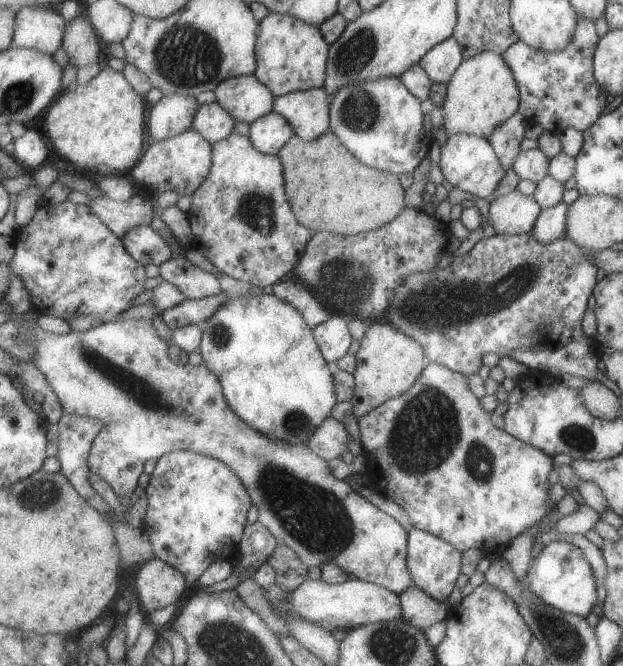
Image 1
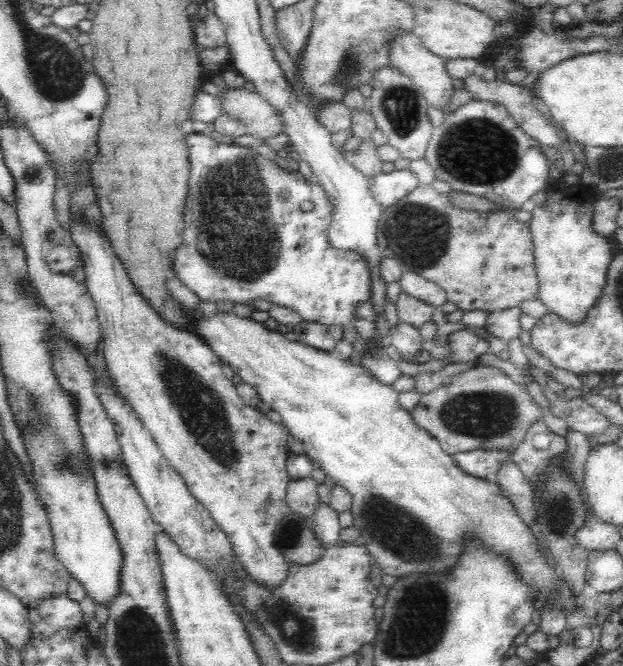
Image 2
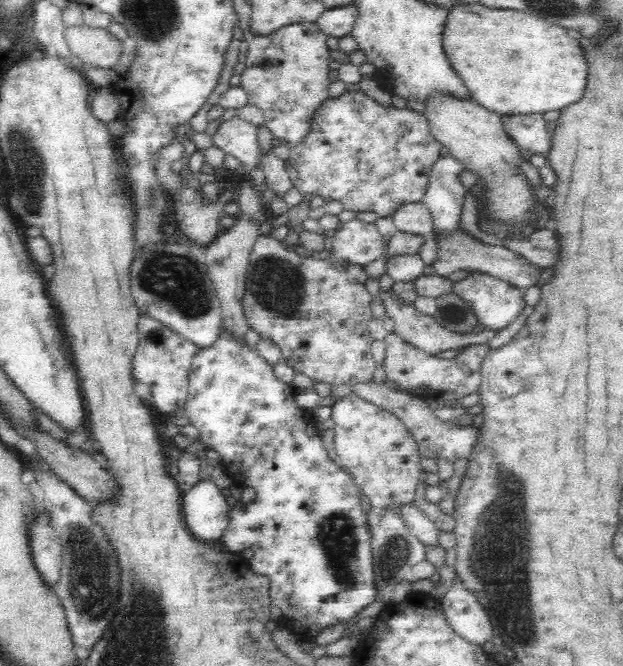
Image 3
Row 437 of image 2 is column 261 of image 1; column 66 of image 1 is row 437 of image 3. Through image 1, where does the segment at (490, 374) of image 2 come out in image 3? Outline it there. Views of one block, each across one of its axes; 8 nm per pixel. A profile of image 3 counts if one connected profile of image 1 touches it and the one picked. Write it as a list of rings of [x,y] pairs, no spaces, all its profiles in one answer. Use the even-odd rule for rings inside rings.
[[[348,394],[334,400],[331,410],[331,422],[335,431],[335,449],[341,466],[348,472],[357,484],[359,492],[370,500],[374,510],[382,511],[388,504],[412,503],[416,498],[416,485],[422,478],[422,467],[419,459],[419,447],[411,432],[405,428],[402,421],[380,406],[369,403],[356,394]]]

